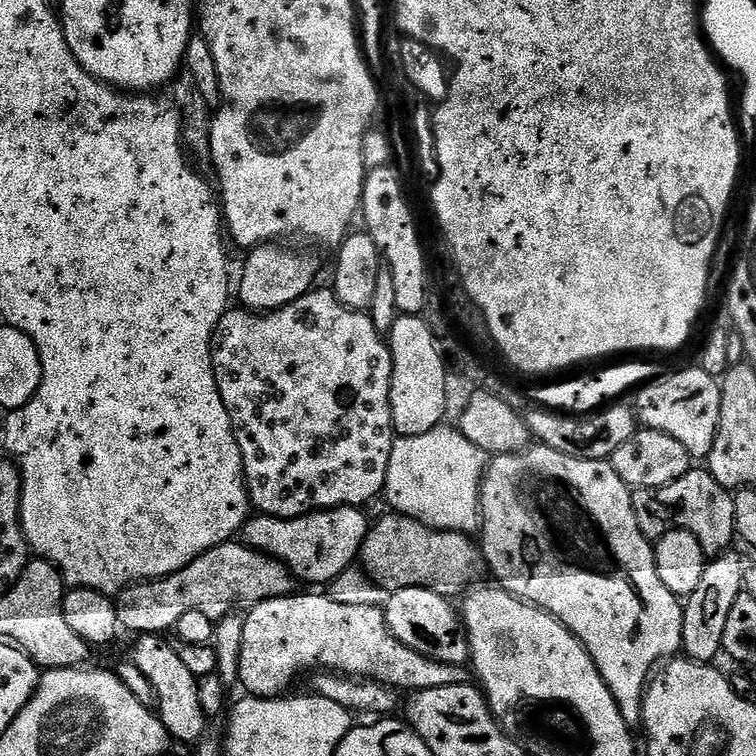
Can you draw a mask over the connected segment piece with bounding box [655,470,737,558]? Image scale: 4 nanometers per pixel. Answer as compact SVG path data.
M708 471L687 472L682 478L678 478L678 482L670 482L670 486L659 489L655 496L662 507L673 508L676 511L675 523L690 534L694 534L694 538L698 538L698 546L702 546L705 557L715 558L733 547L737 539L733 493L727 488L718 486L716 479Z

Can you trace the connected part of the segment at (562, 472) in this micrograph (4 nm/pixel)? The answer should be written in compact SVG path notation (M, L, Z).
M539 442L521 452L492 456L480 483L478 547L499 587L558 618L586 646L586 654L598 666L602 682L610 686L622 718L636 726L644 718L644 693L654 669L681 651L684 606L681 597L666 590L658 578L654 544L640 529L632 496L633 489L614 474L608 460L570 458Z

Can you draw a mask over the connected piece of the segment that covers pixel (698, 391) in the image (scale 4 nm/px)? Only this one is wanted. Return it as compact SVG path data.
M699 366L662 376L645 383L635 393L634 411L637 421L650 430L670 434L670 438L682 442L682 446L686 446L688 453L697 461L707 461L718 434L718 414L722 410L720 380L706 374Z

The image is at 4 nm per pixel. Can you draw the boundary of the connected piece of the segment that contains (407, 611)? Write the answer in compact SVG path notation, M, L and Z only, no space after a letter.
M399 588L397 592L391 593L387 597L388 604L383 605L384 617L388 623L388 628L402 642L402 646L410 646L418 654L430 658L434 662L442 662L450 666L464 666L469 663L472 651L468 645L468 631L464 629L464 622L461 613L458 611L451 599L442 594L438 594L429 588Z

